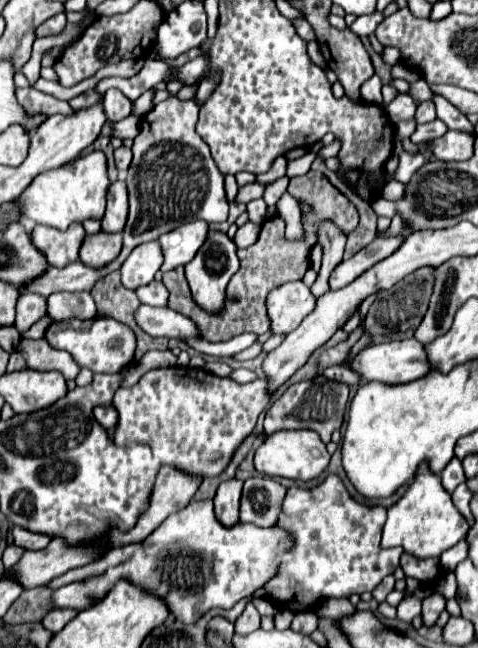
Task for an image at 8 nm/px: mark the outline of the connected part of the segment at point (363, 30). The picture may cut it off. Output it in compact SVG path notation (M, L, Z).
M372 12L370 16L360 16L360 18L356 18L356 22L350 26L358 36L370 36L374 30L376 30L376 26L382 22L382 12Z

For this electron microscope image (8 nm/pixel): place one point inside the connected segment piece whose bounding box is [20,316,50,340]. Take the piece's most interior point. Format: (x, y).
(37, 331)

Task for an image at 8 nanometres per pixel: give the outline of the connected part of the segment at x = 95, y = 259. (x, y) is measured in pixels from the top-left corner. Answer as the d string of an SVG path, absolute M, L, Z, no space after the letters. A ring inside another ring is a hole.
M86 234L84 242L80 246L80 260L84 264L92 264L92 268L106 266L106 262L112 262L122 248L122 234Z

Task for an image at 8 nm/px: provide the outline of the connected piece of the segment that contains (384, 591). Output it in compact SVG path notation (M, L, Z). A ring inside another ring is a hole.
M386 576L386 578L374 588L372 596L374 596L376 602L384 602L386 596L388 596L392 590L394 590L394 576Z

